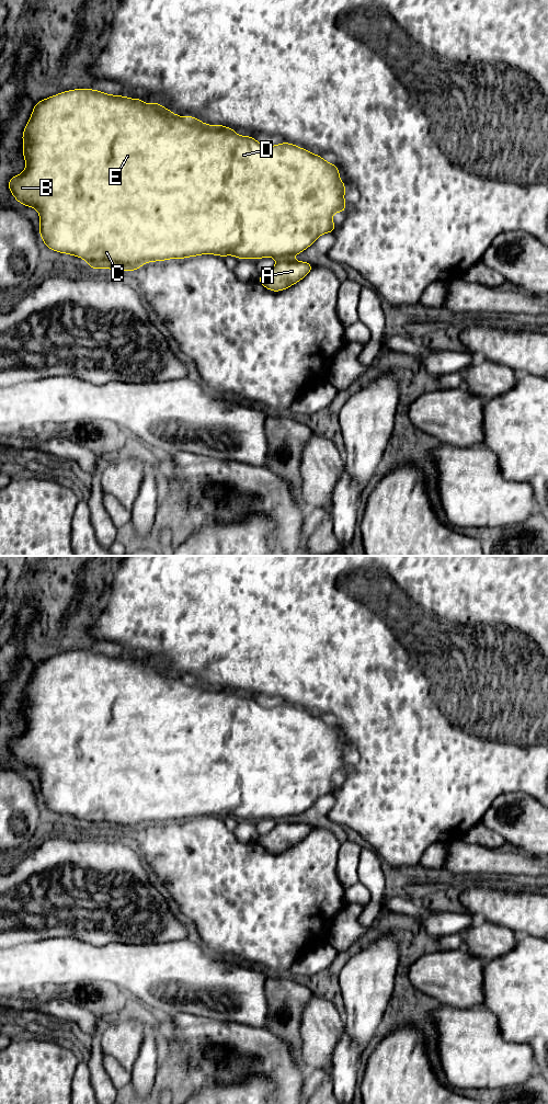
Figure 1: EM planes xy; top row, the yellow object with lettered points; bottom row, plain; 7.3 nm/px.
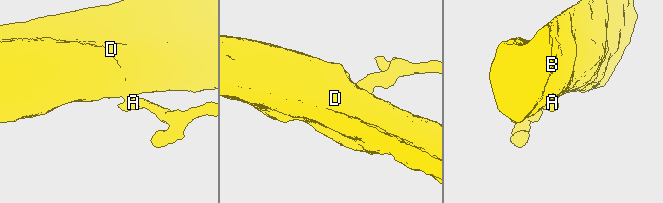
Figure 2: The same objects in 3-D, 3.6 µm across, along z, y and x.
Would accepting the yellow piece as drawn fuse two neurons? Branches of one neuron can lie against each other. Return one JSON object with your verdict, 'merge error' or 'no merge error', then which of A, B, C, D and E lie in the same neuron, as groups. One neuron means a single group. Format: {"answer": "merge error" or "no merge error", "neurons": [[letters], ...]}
{"answer": "merge error", "neurons": [["A"], ["B", "C", "D", "E"]]}

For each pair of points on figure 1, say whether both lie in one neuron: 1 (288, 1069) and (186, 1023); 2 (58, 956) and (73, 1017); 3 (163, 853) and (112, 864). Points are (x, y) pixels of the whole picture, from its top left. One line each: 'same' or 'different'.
1: same
2: different
3: different

